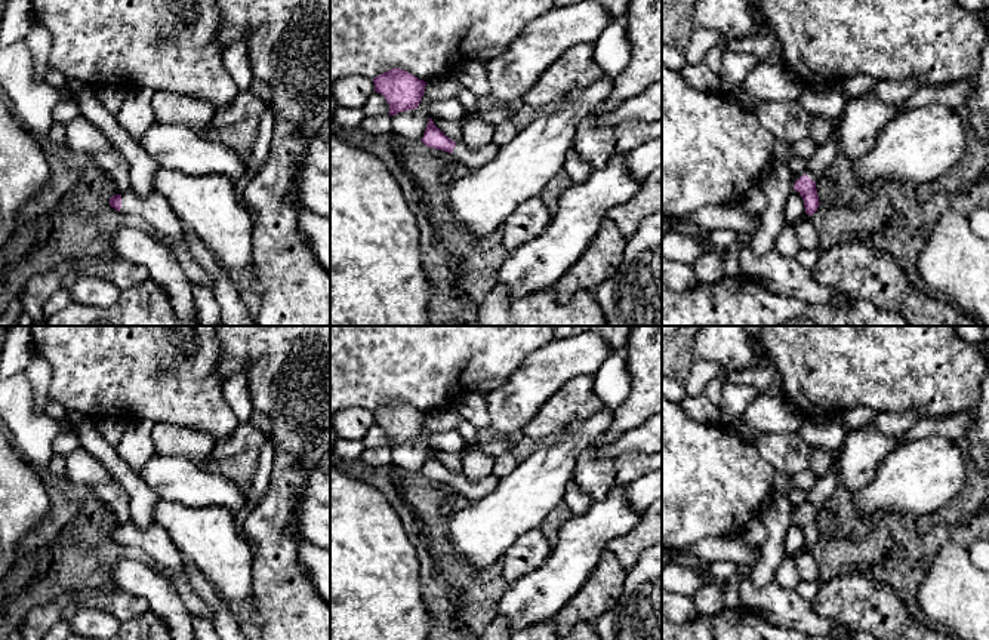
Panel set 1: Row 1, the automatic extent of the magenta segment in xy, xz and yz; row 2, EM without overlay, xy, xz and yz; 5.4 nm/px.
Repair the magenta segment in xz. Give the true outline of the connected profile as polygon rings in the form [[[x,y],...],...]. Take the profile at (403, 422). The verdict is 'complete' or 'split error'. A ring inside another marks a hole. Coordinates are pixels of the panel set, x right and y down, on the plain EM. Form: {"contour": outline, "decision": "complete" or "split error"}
{"contour": [[[400,400],[375,409],[373,415],[375,422],[383,427],[389,437],[388,447],[418,440],[426,418],[426,413]]], "decision": "complete"}

